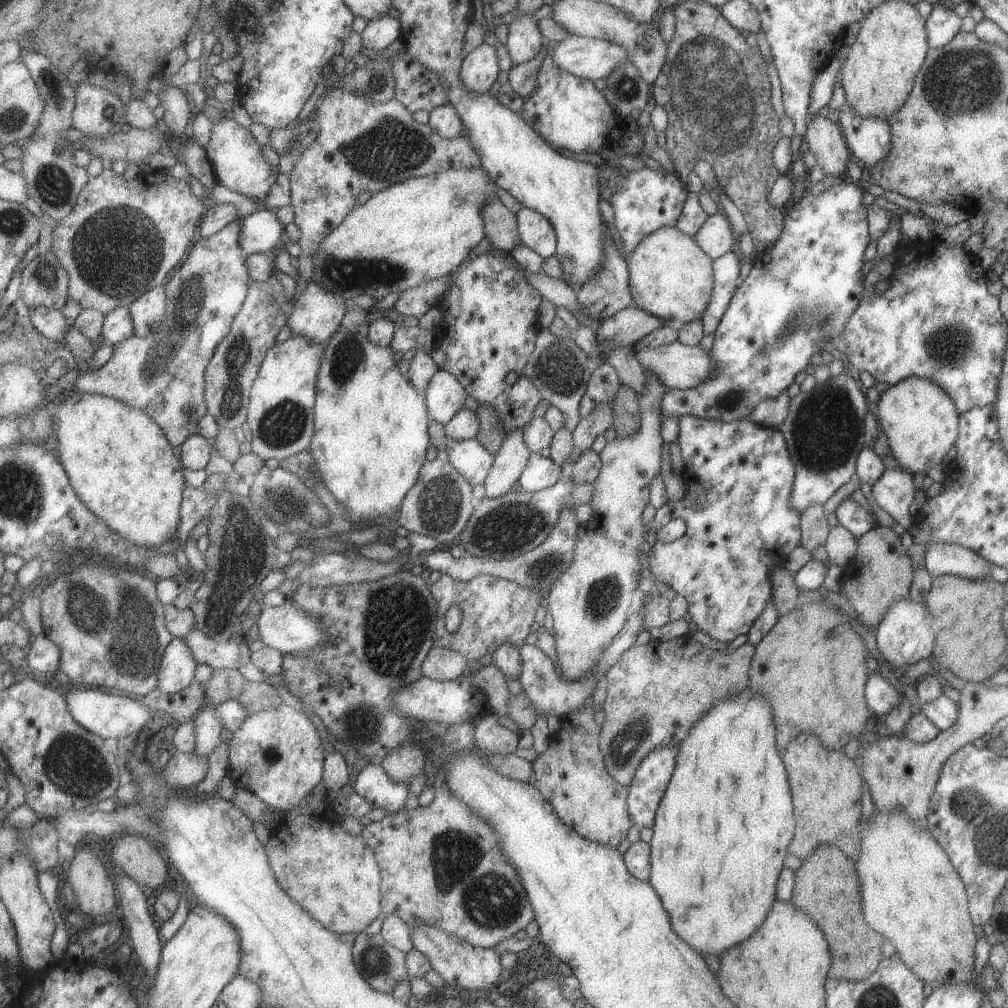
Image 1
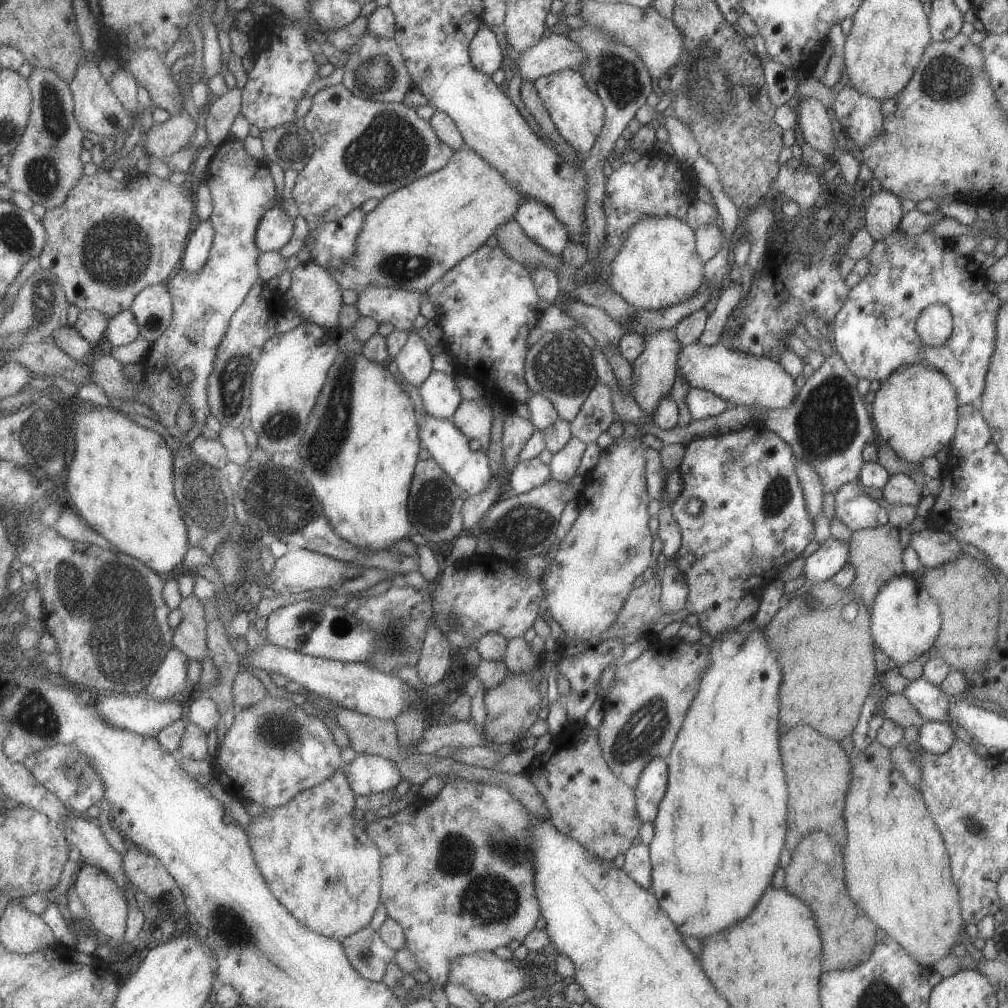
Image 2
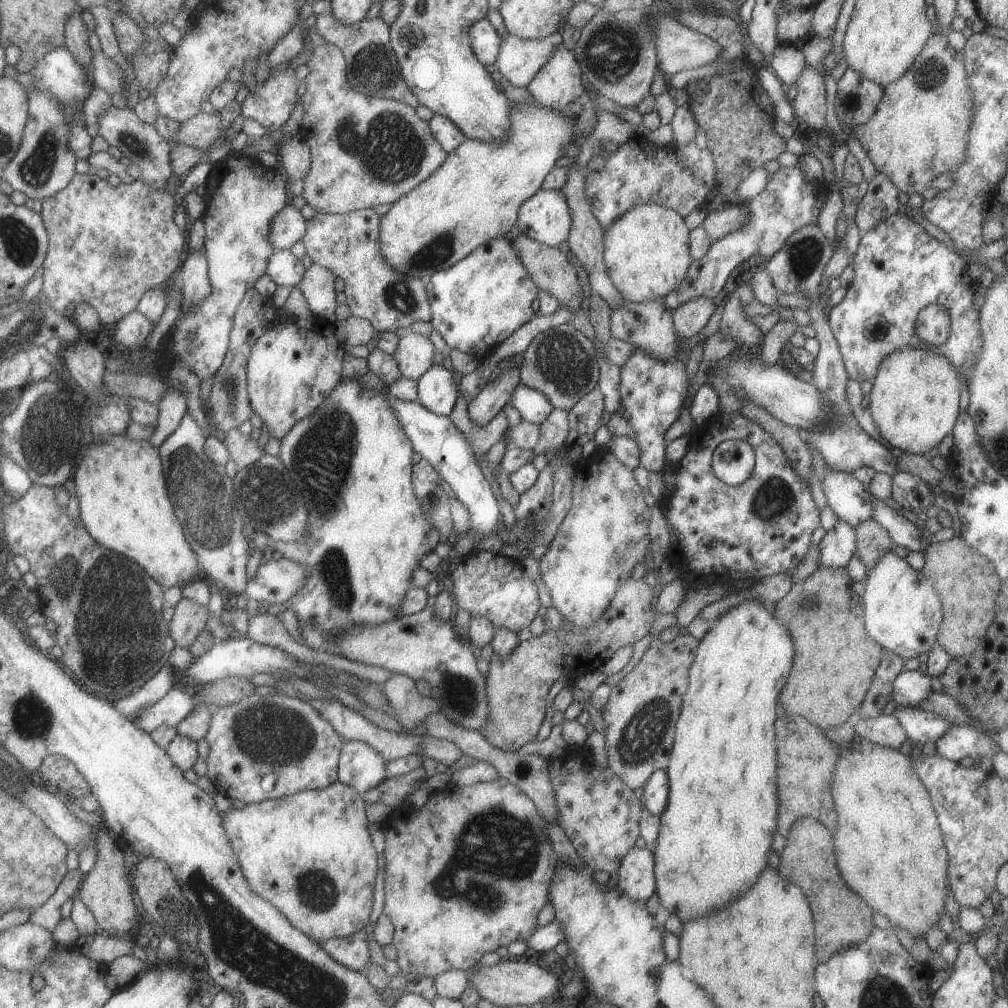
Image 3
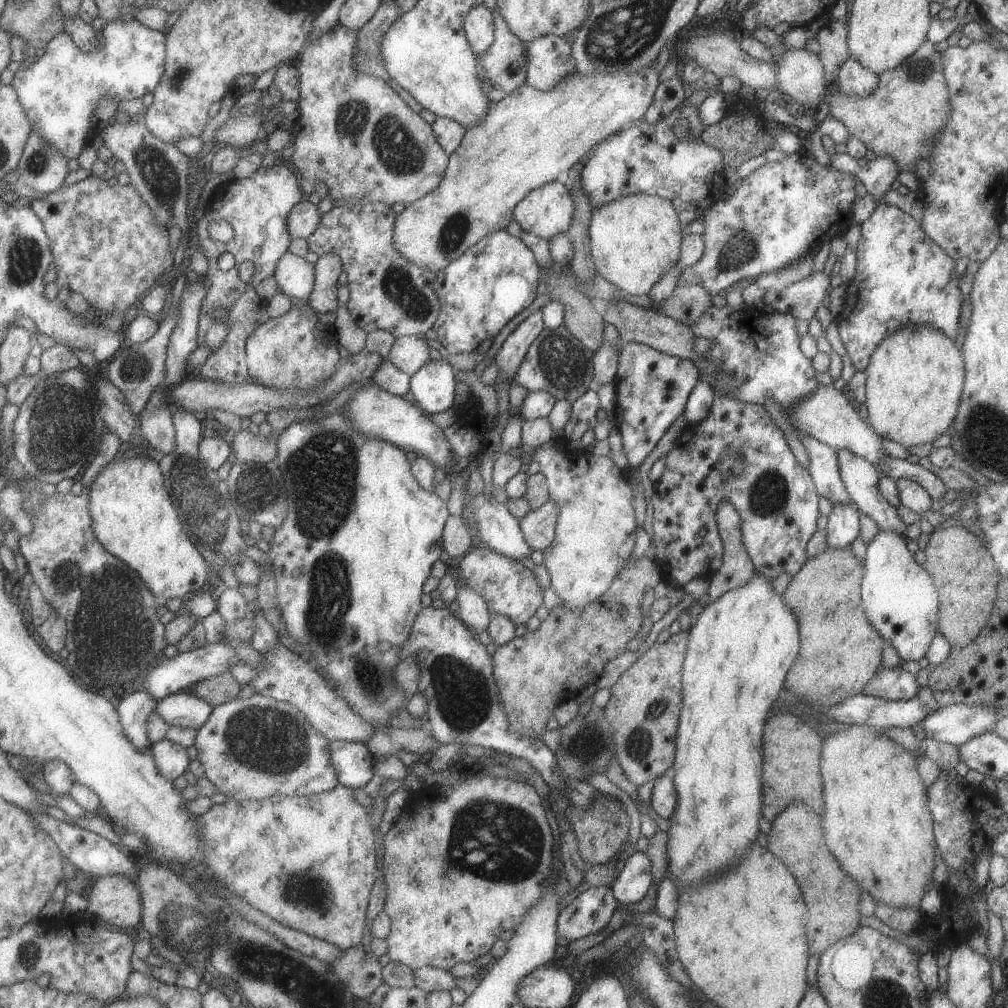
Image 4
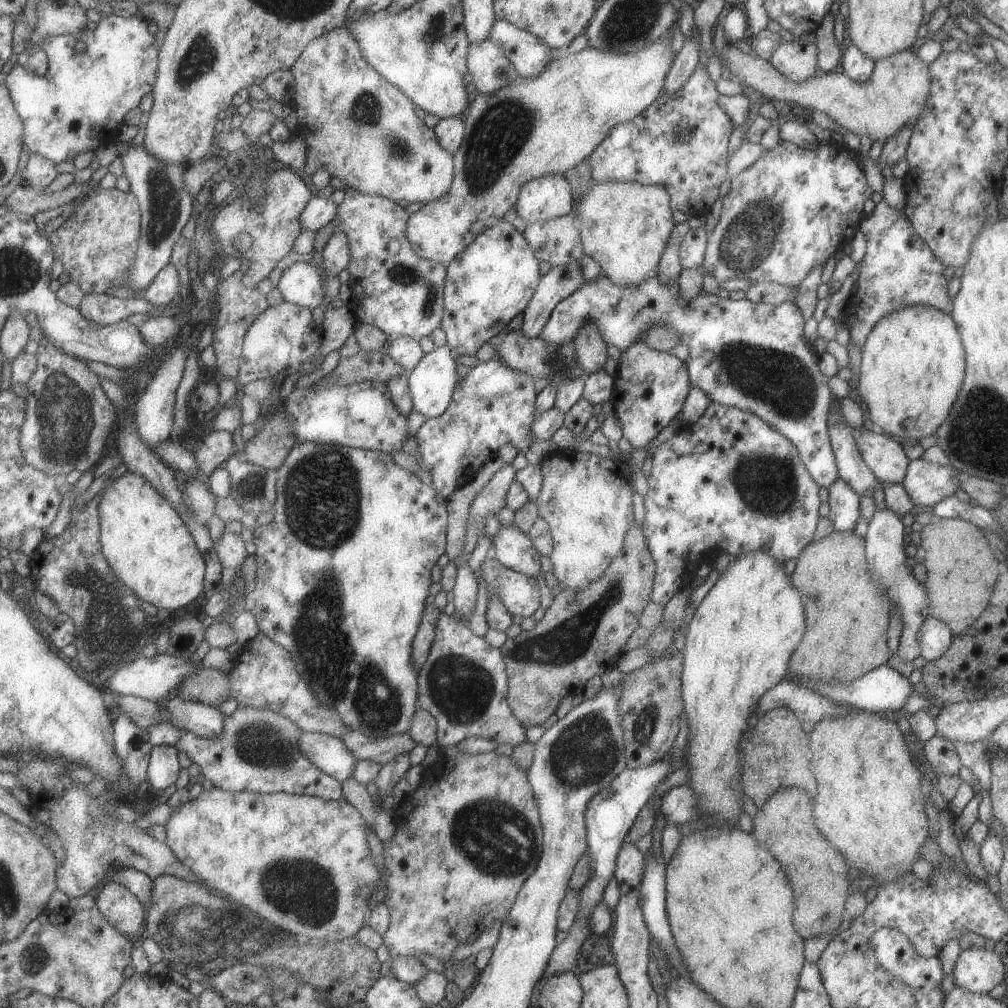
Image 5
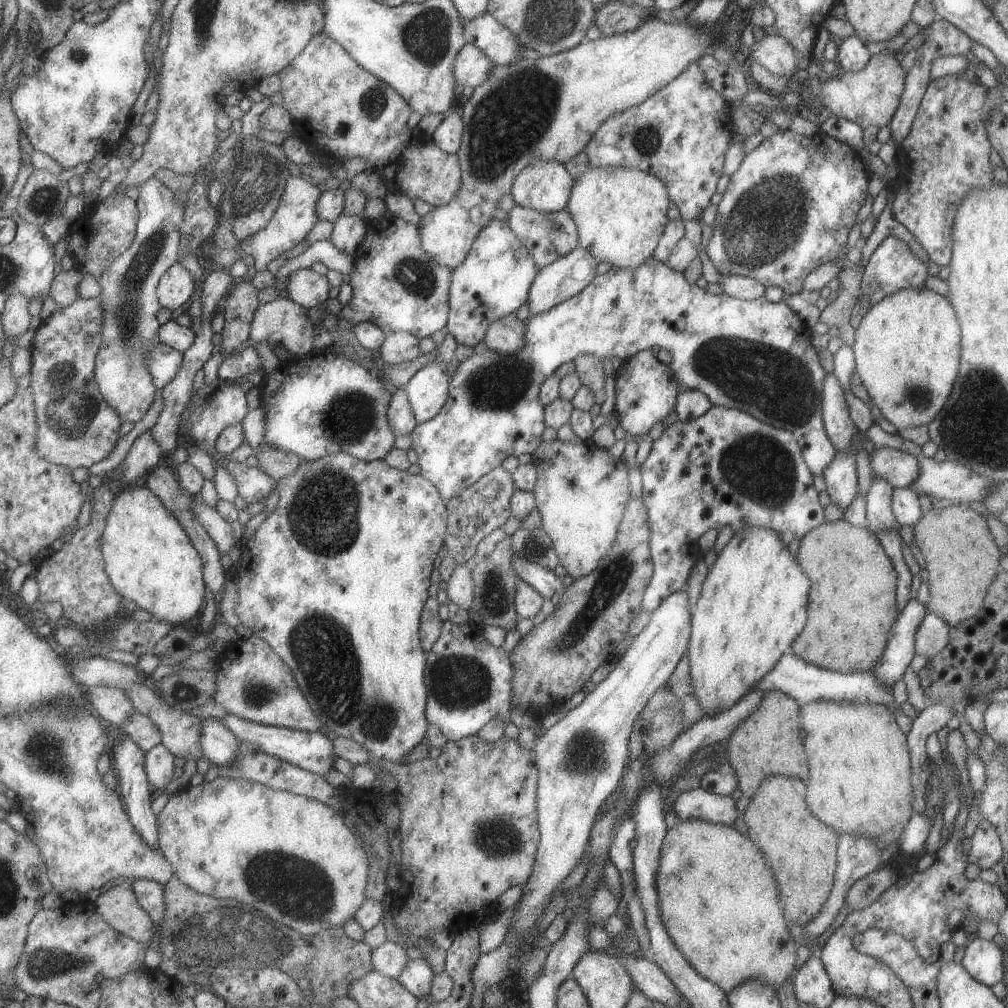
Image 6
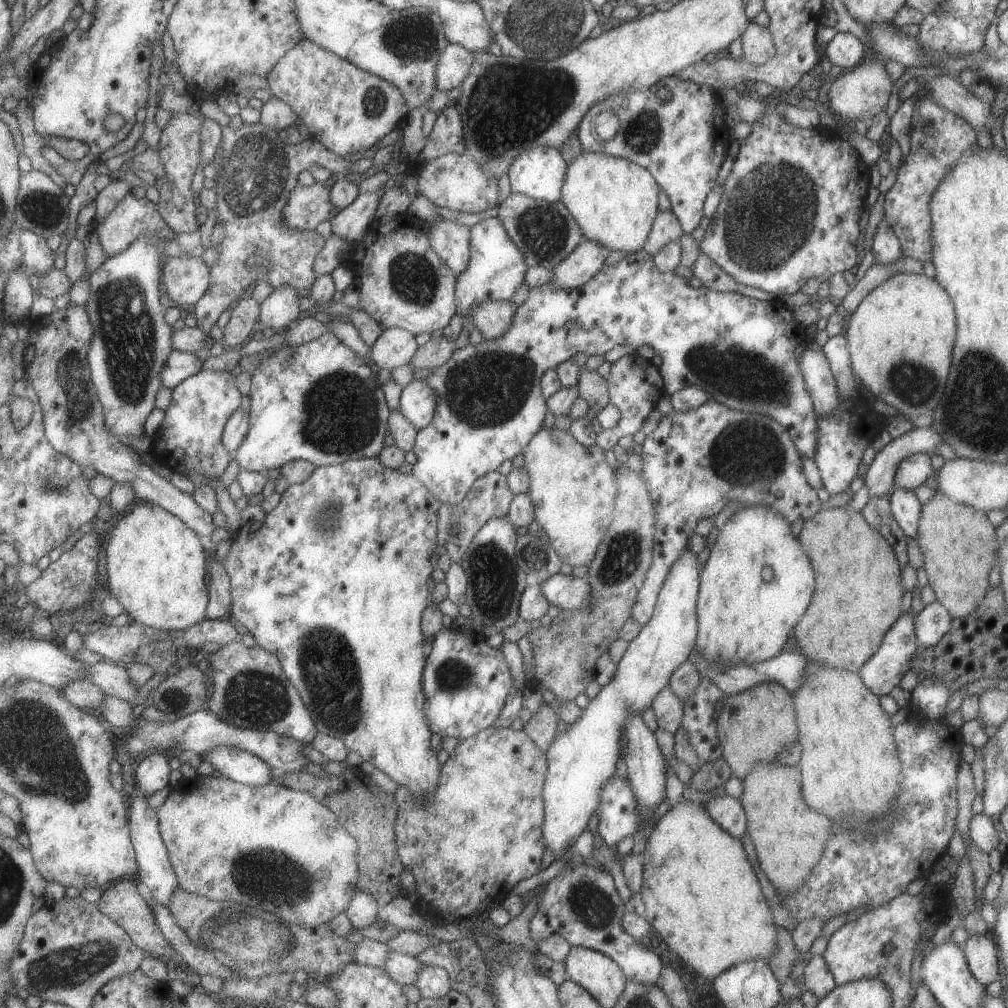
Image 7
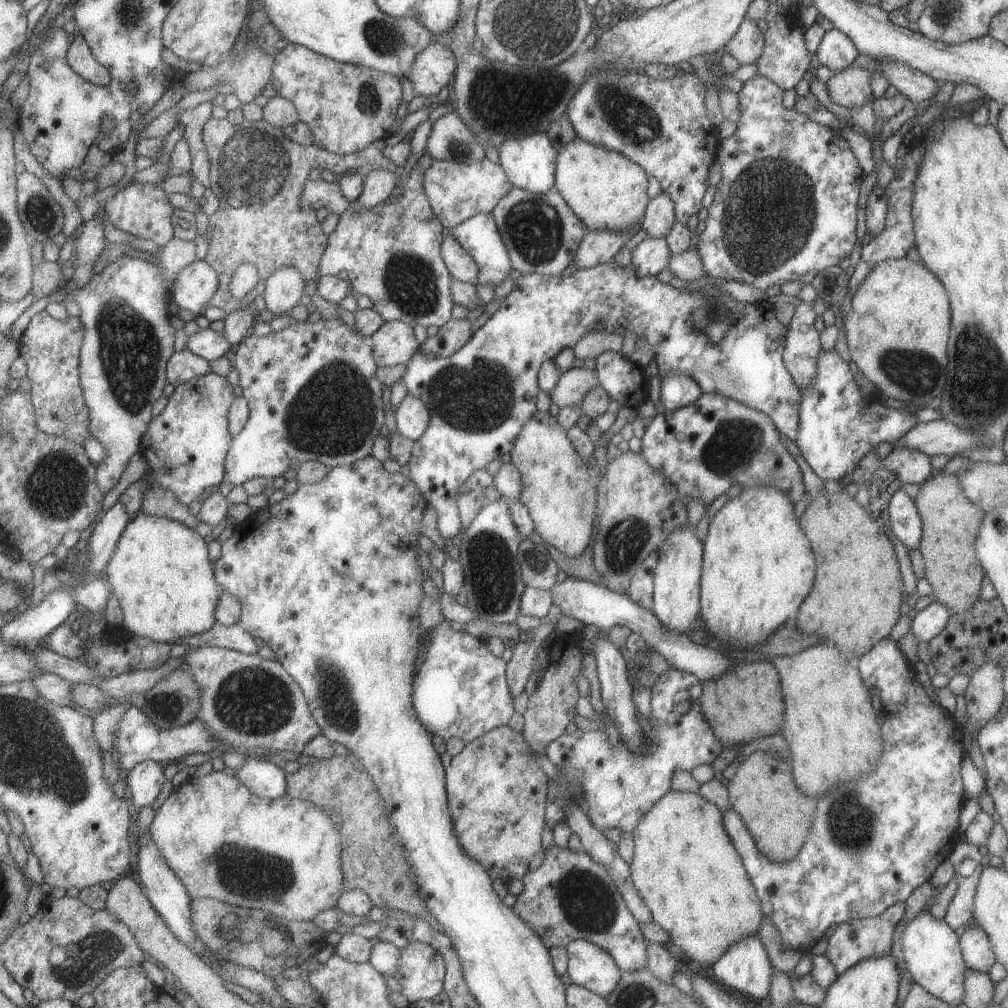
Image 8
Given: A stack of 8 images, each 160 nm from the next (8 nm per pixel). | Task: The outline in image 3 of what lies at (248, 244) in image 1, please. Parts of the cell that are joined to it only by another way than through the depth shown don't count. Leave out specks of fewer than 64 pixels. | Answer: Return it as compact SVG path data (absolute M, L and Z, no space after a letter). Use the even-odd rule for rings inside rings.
M290 202L275 215L272 224L270 240L277 251L295 246L308 231L308 219Z

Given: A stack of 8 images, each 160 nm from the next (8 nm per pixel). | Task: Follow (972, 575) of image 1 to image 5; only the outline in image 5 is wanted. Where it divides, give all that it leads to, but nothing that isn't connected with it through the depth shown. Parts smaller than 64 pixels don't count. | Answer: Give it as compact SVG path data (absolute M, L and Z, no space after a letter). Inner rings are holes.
M841 414L827 418L830 446L836 463L838 478L847 484L857 497L872 497L879 483L873 472L863 463L849 435Z

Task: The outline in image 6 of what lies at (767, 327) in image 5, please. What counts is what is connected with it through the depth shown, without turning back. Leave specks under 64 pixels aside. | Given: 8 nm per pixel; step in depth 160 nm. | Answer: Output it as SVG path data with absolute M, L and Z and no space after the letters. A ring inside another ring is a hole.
M653 256L645 259L637 268L634 269L616 269L610 267L604 274L597 274L593 280L578 292L575 296L560 302L547 312L538 315L529 315L525 320L524 345L514 354L501 354L487 349L482 354L472 354L467 360L459 362L455 374L450 376L448 384L447 400L441 410L431 419L415 425L411 432L412 441L411 448L417 454L417 464L419 466L420 475L435 485L439 494L444 500L457 496L464 488L471 486L477 479L480 479L486 472L493 470L499 466L507 456L519 456L519 454L532 454L539 446L541 440L541 432L544 425L544 406L539 402L538 390L541 383L551 375L554 370L567 361L572 361L577 355L593 355L598 359L611 358L618 356L626 359L633 356L636 352L643 349L649 349L651 346L659 346L660 349L665 349L669 352L671 358L669 362L672 368L672 374L675 375L675 380L680 391L694 390L701 391L711 401L712 405L719 405L723 408L737 409L753 416L761 422L770 424L773 428L791 431L795 437L797 444L801 447L802 457L805 464L809 467L812 475L821 475L827 468L827 465L832 461L836 452L833 445L830 443L826 435L824 424L822 421L822 406L821 406L821 391L822 382L826 372L817 361L817 351L811 342L810 328L807 328L797 313L787 306L787 303L778 301L776 303L767 301L765 297L756 298L754 301L742 301L741 299L730 297L725 293L720 295L712 295L704 289L698 288L697 285L690 285L682 272L674 271L665 263L655 260Z

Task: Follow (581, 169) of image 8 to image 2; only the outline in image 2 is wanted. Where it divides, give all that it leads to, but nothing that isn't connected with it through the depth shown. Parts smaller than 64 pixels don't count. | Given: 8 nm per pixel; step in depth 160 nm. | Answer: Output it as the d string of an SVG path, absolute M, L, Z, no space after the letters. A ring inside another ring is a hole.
M640 217L628 228L619 252L607 270L608 284L628 305L635 309L659 310L691 298L702 285L704 261L697 254L694 230L675 217Z

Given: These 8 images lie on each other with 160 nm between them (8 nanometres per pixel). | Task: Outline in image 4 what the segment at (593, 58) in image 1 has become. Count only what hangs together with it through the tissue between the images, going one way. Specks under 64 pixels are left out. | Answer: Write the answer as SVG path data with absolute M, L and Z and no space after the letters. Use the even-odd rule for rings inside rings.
M497 6L492 10L494 23L493 42L487 46L487 50L483 54L477 54L477 64L480 70L484 70L485 78L489 79L492 87L499 88L503 92L512 92L526 83L525 76L525 48L523 48L523 41L517 39L505 25L501 12Z

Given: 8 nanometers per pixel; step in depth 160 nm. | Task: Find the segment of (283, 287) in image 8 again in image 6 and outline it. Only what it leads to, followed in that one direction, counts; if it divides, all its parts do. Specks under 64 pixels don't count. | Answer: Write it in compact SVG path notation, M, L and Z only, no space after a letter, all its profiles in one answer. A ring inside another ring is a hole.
M278 296L270 303L264 303L256 312L252 329L250 332L251 343L265 340L274 344L282 344L287 351L290 351L298 358L307 356L312 351L311 346L315 344L315 327L309 318L309 309L300 305L296 300Z

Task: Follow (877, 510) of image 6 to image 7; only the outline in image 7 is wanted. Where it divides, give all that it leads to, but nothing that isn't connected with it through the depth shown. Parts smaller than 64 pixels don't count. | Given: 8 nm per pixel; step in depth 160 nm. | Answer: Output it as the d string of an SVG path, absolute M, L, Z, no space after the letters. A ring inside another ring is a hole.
M917 427L909 432L891 439L890 442L876 452L871 464L869 464L863 479L864 485L871 497L881 497L893 490L894 471L903 457L913 453L931 454L937 444L943 439L932 427Z

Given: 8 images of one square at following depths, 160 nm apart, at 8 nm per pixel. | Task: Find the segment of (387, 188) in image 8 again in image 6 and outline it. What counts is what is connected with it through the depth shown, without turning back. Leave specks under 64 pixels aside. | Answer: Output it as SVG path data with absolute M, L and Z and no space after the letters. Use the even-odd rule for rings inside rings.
M341 214L332 222L328 239L337 250L354 256L358 254L360 242L367 231L367 223L359 220L359 217Z

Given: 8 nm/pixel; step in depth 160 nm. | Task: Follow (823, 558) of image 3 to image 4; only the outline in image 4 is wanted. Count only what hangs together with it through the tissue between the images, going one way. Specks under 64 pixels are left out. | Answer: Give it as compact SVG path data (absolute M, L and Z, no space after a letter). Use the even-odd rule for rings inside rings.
M834 504L826 524L826 546L844 549L857 538L860 531L859 512L855 506Z

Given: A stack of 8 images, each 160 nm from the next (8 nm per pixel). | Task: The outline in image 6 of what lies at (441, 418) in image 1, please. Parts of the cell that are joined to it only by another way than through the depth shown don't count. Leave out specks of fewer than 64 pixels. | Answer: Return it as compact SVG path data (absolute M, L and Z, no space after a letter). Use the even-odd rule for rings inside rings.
M447 334L441 345L436 347L438 355L430 363L420 366L403 386L419 424L431 420L447 400L450 374L445 372L445 366L454 359L455 347L455 340Z

